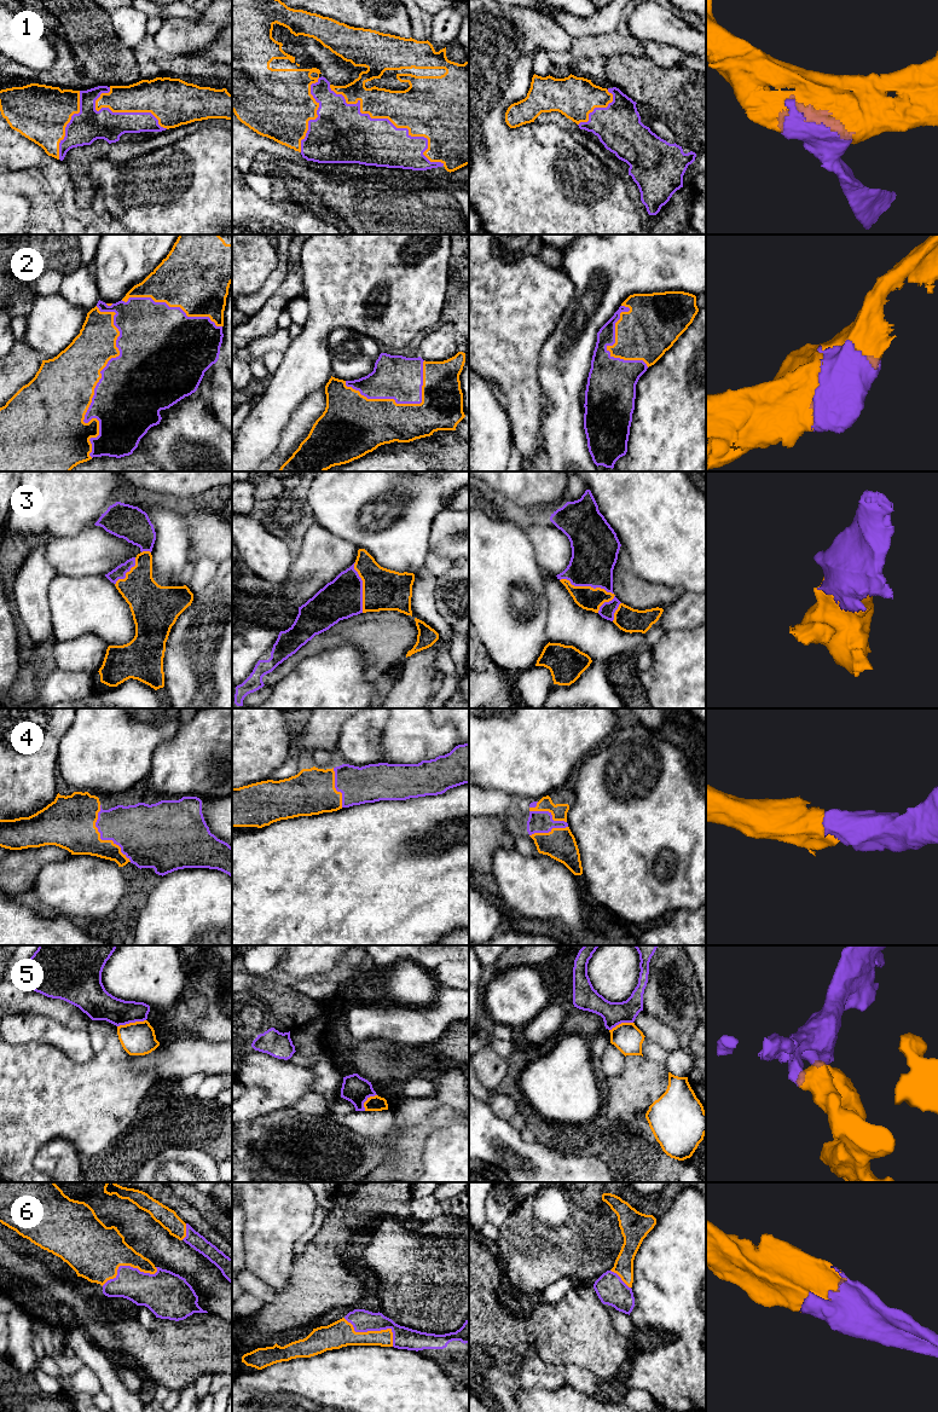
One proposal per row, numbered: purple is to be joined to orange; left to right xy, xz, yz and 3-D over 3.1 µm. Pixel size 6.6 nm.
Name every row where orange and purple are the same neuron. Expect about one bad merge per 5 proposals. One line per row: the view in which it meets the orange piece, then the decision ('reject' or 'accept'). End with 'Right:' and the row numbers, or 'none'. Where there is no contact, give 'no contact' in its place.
1: xz | accept
2: xy | accept
3: yz | accept
4: xy | accept
5: xy | reject
6: xz | accept
Right: 1, 2, 3, 4, 6

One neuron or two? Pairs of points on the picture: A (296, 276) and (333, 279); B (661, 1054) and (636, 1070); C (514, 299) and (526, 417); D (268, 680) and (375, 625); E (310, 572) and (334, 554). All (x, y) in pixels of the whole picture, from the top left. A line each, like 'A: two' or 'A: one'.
A: two
B: two
C: one
D: one
E: one

